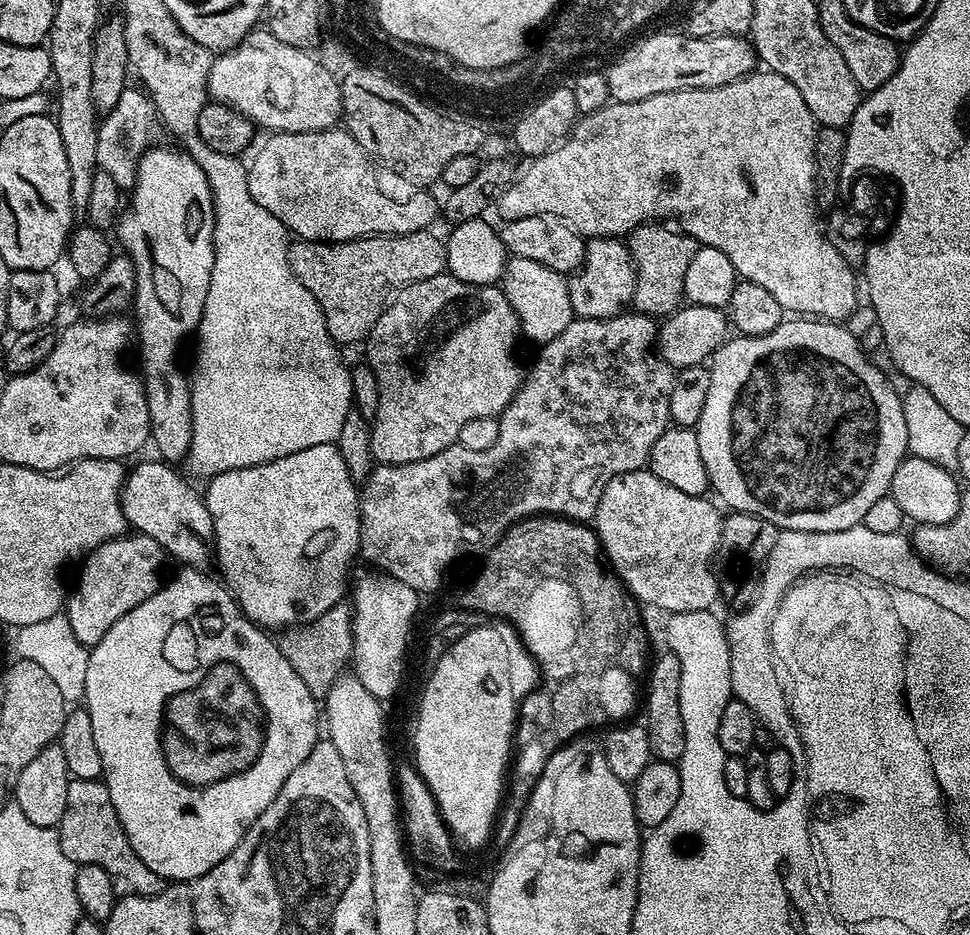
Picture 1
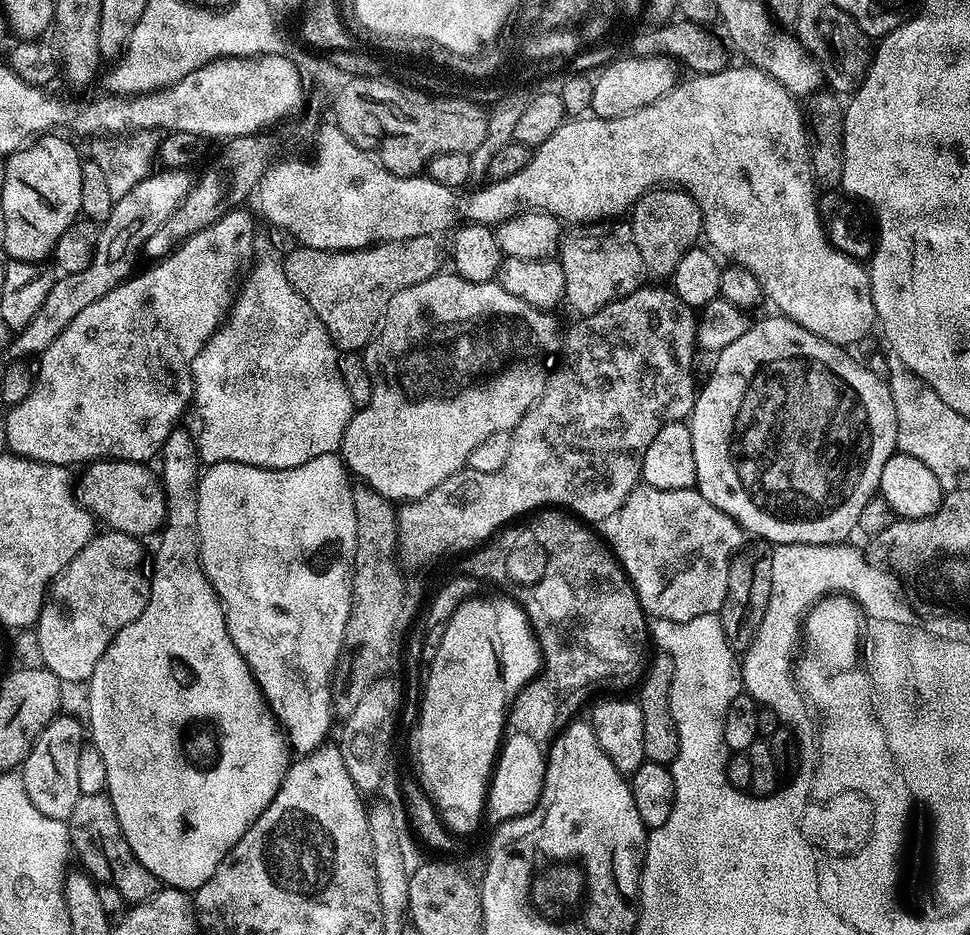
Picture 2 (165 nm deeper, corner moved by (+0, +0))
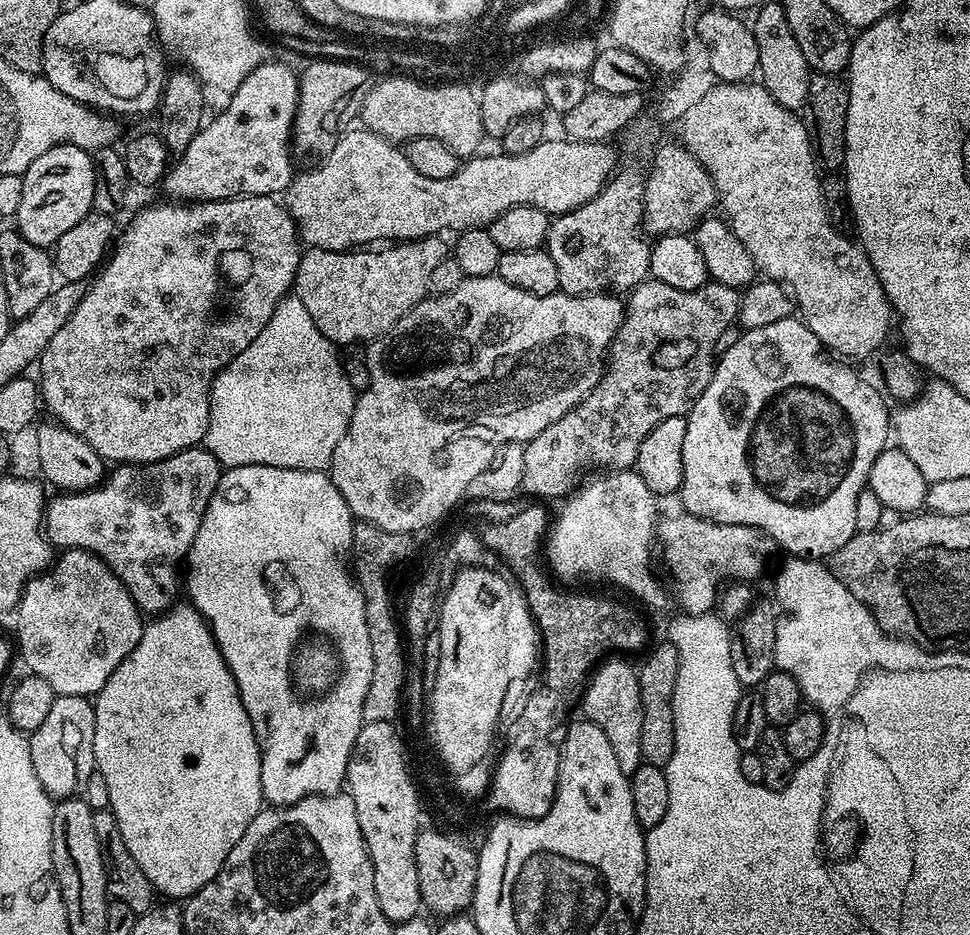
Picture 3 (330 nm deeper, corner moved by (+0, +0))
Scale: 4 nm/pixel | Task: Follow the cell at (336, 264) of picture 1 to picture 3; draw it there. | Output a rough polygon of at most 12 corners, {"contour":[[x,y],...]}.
{"contour":[[439,235],[301,251],[294,294],[331,344],[379,340],[429,295]]}

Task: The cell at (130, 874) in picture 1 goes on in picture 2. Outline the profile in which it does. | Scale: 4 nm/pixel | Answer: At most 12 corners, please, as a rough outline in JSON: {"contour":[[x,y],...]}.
{"contour":[[80,795],[66,823],[71,851],[93,880],[129,905],[160,879],[126,842],[112,799]]}

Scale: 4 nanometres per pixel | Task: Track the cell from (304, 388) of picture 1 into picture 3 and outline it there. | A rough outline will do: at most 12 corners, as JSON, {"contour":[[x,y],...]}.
{"contour":[[295,294],[212,380],[221,469],[327,469],[358,395]]}

